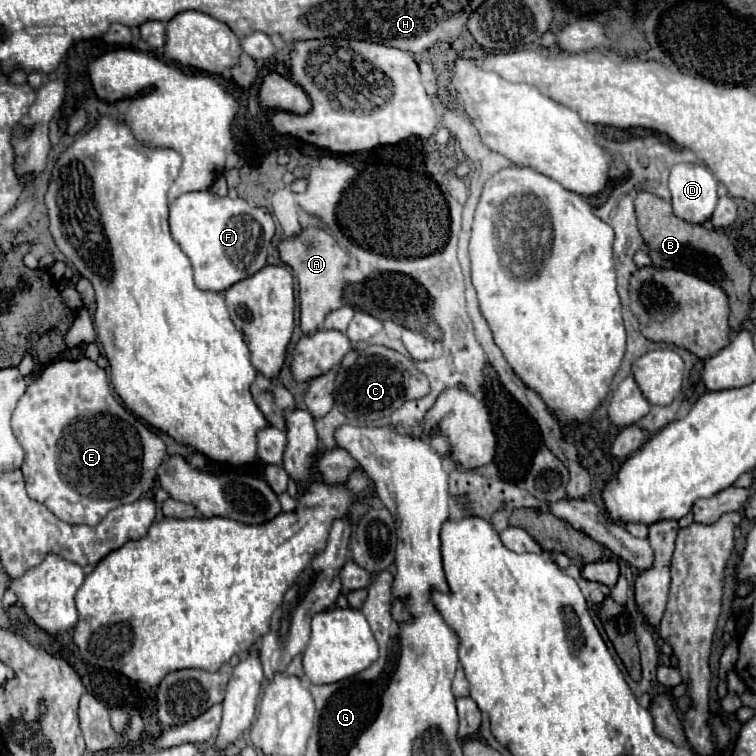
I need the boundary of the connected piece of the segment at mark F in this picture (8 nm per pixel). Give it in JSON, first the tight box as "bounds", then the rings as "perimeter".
{"bounds":[170,191,274,293],"perimeter":[[[194,191],[180,195],[170,205],[170,233],[192,261],[196,287],[224,293],[226,287],[232,287],[266,267],[268,247],[274,237],[274,219],[268,209],[252,207],[244,199]]]}

